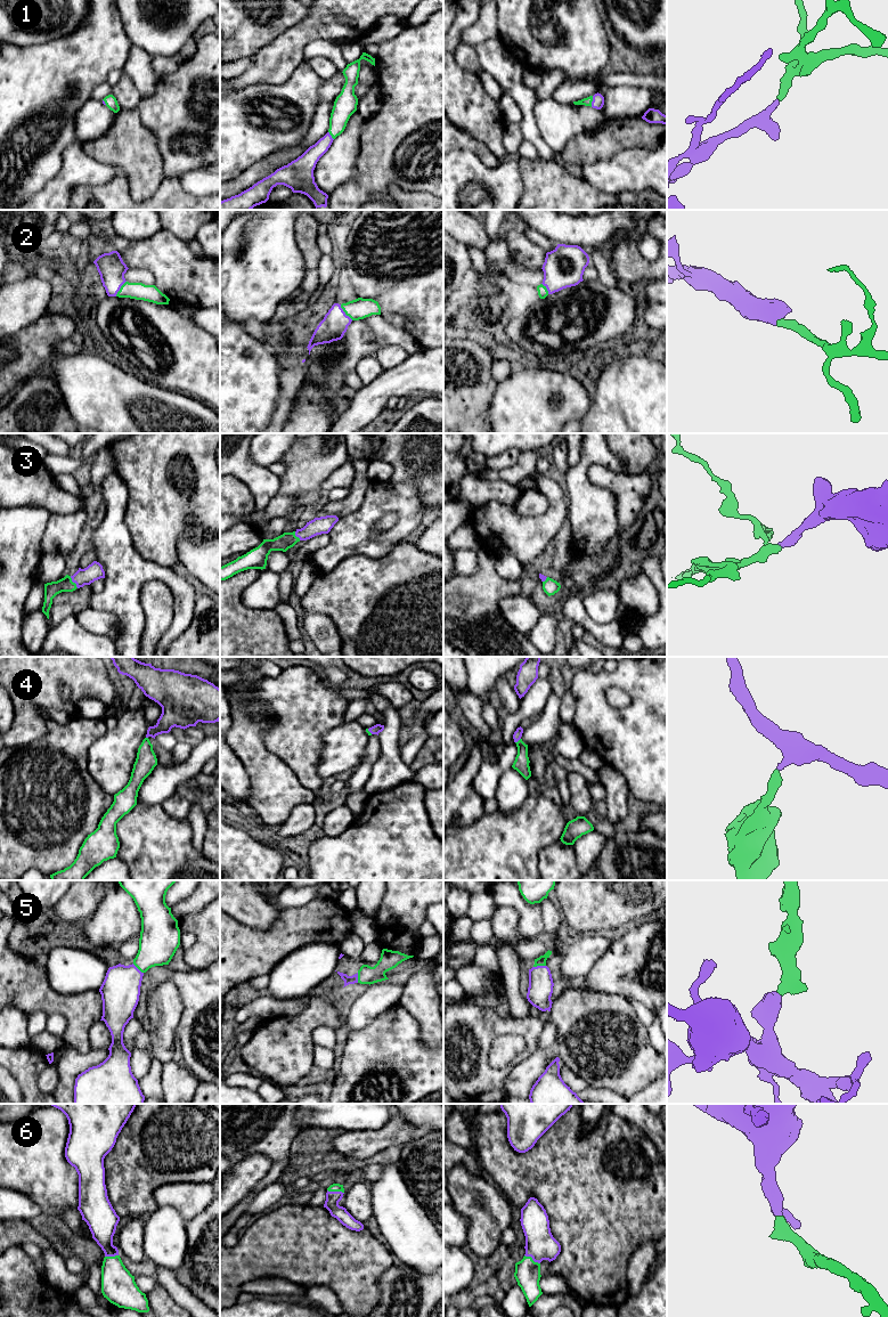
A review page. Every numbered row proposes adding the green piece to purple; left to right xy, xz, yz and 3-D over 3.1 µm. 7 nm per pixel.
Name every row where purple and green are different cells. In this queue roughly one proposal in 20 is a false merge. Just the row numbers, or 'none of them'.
none of them

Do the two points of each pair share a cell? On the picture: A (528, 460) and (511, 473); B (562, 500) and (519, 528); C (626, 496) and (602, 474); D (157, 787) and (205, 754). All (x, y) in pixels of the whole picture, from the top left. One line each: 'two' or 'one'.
A: one
B: one
C: one
D: one

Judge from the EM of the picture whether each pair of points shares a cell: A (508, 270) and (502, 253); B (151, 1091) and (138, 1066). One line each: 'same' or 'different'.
A: same
B: different

